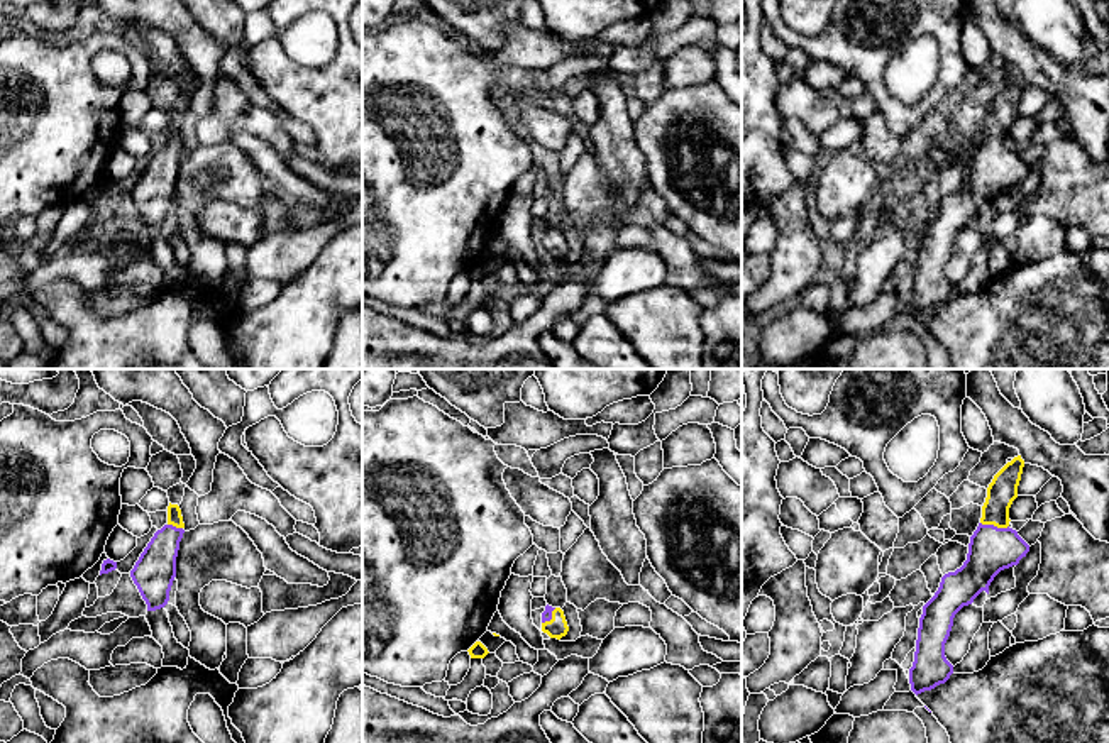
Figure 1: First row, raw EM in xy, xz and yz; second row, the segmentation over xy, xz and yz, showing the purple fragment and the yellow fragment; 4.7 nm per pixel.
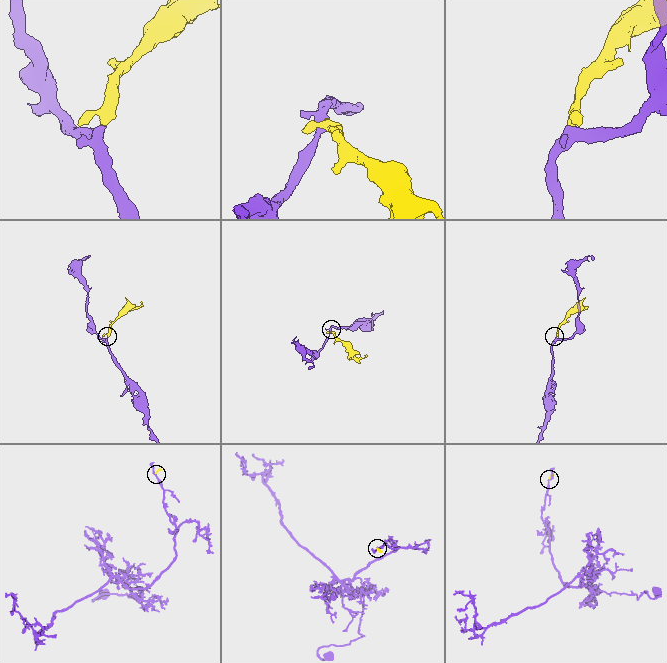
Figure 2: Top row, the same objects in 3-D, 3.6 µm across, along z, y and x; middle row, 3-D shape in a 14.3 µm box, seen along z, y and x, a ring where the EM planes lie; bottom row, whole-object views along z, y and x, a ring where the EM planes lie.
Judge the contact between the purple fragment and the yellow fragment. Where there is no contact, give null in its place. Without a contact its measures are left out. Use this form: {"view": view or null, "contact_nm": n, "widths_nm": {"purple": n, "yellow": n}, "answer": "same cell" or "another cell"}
{"view": "yz", "contact_nm": 140, "widths_nm": {"purple": 220, "yellow": 140}, "answer": "same cell"}

